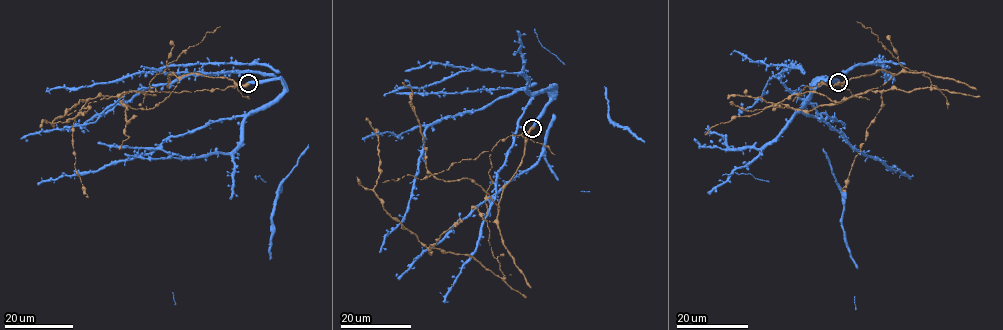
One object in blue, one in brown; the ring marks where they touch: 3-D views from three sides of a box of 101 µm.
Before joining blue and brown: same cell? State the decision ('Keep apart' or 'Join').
Keep apart

